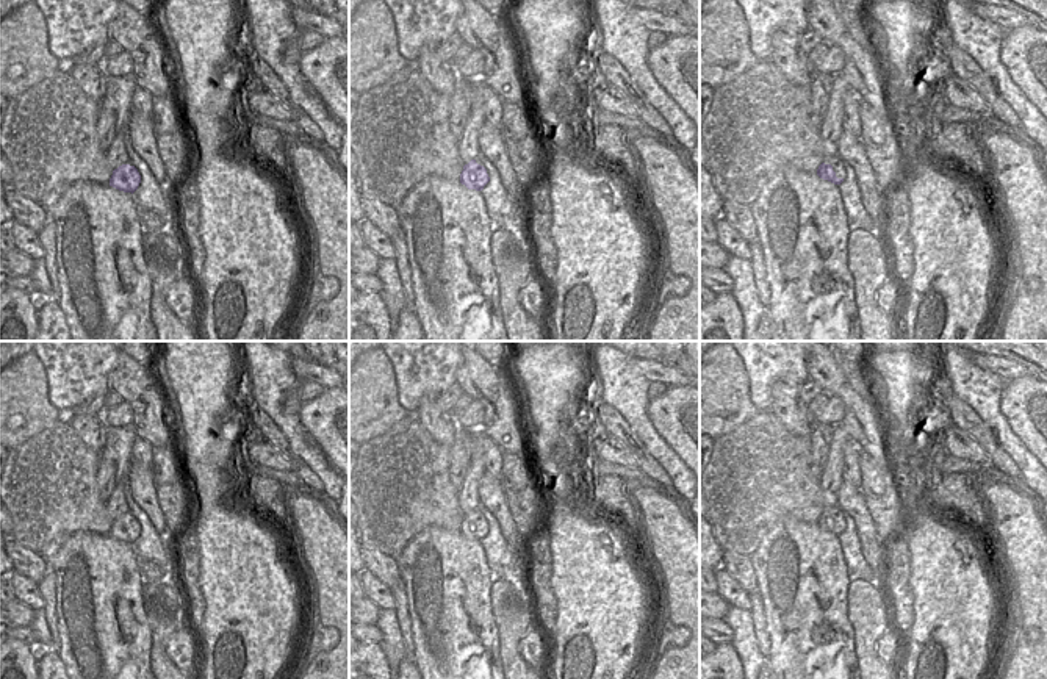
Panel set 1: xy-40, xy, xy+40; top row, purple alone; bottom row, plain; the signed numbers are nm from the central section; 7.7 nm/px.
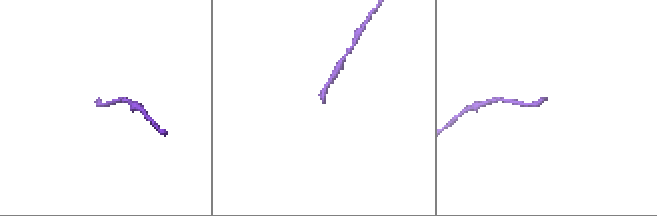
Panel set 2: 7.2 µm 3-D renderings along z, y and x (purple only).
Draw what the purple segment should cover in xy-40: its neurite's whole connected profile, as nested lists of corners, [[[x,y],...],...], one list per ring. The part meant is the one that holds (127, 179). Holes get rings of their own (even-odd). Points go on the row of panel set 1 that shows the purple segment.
[[[122,164],[113,171],[110,186],[124,191],[135,192],[141,183],[141,175],[135,166]]]

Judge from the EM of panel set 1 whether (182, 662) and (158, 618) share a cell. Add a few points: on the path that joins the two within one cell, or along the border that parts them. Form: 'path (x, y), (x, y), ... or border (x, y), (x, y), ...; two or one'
border (185, 626), (166, 643), (165, 653), (171, 662); two

